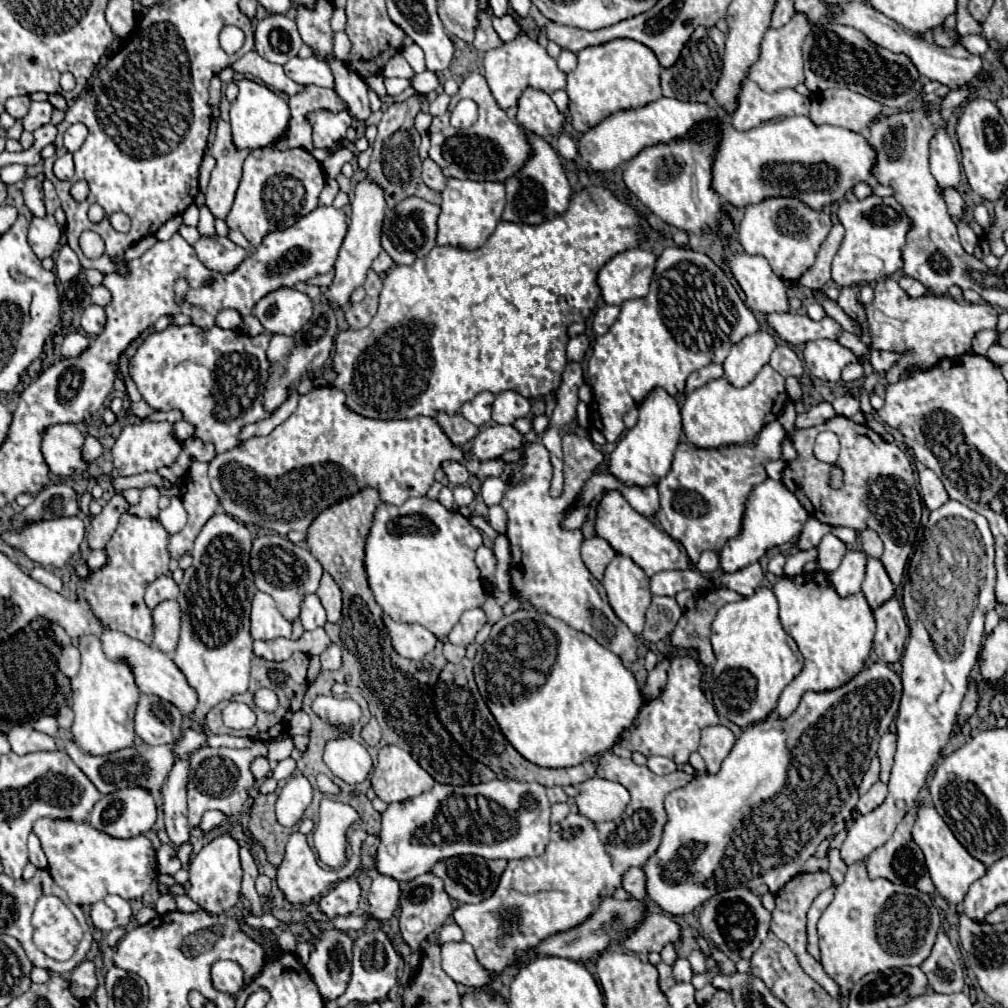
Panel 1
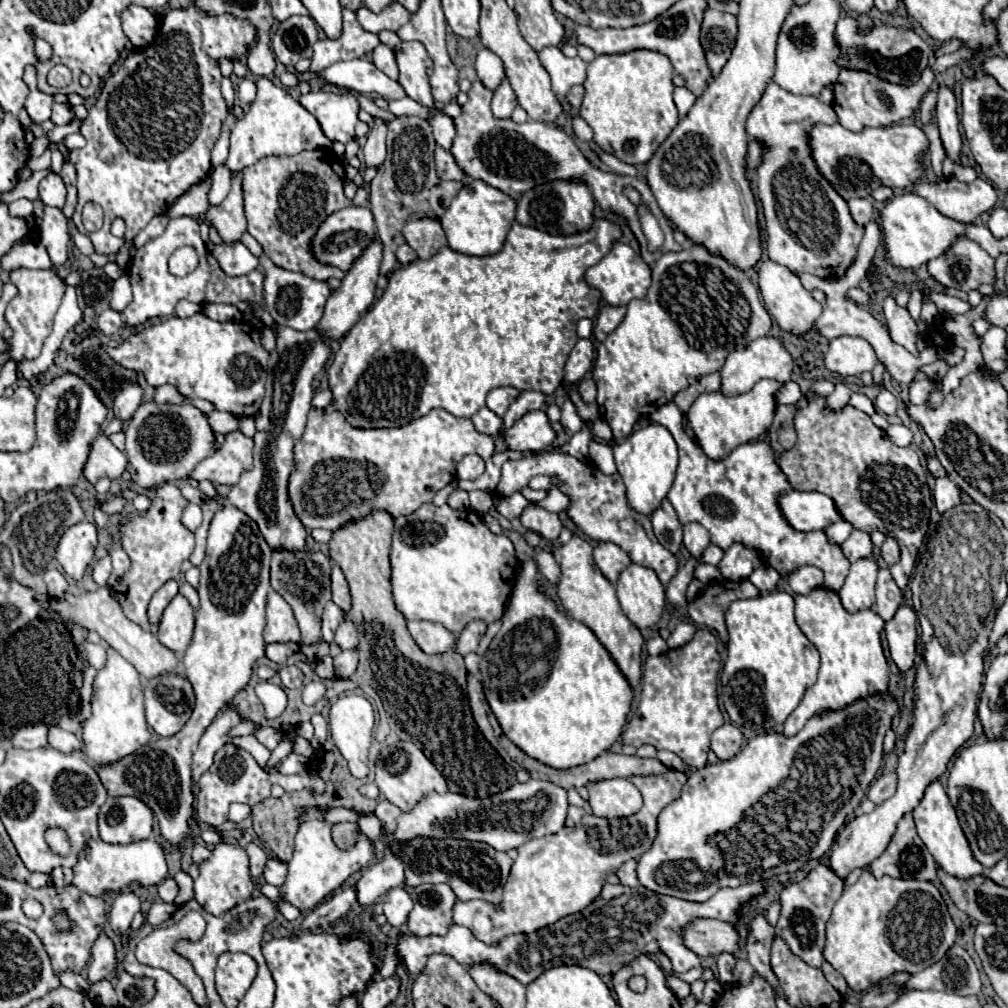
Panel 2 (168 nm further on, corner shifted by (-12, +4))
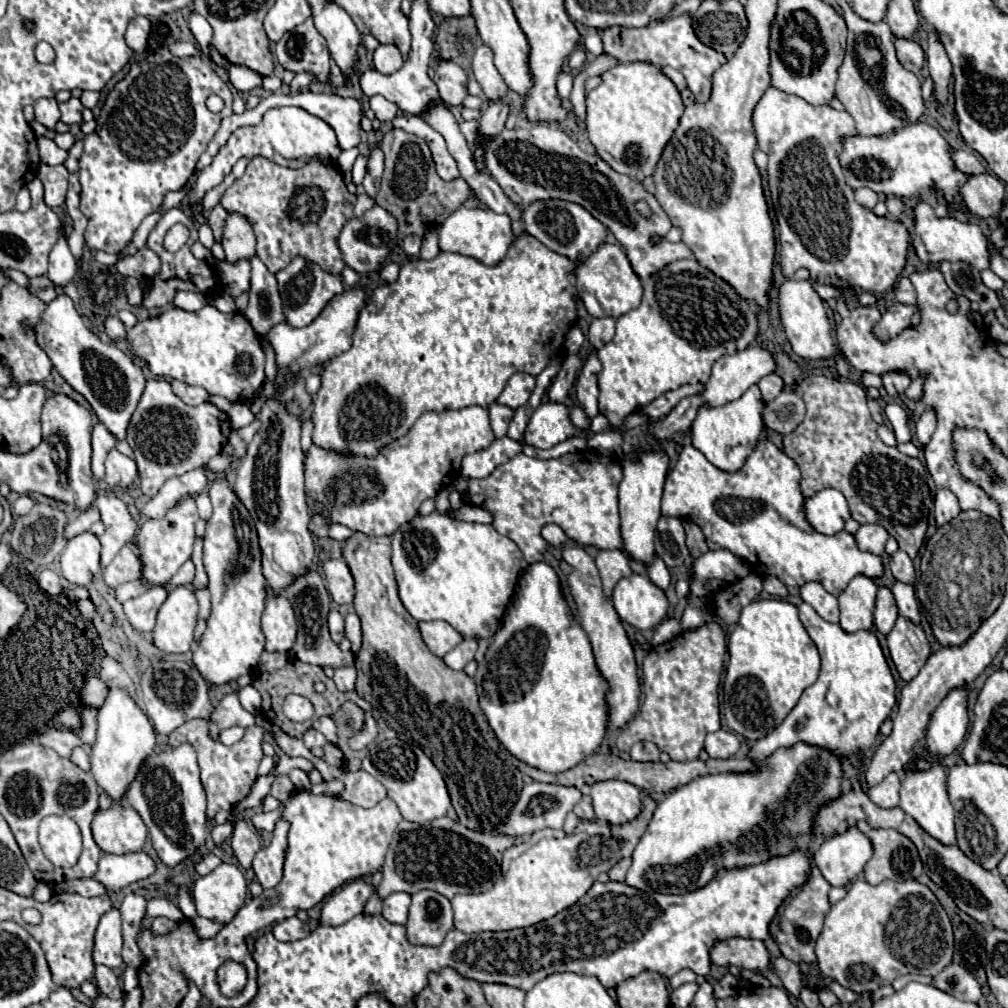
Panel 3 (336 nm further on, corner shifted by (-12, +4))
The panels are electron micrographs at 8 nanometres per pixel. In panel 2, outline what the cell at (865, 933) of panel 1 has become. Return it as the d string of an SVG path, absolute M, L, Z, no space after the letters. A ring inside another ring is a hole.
M864 870L856 884L846 886L840 900L834 904L832 916L826 924L824 958L846 978L854 992L864 992L878 980L894 972L920 972L938 962L948 948L956 942L958 930L948 914L940 890L932 882L920 880L896 880L890 876L874 878L870 870Z

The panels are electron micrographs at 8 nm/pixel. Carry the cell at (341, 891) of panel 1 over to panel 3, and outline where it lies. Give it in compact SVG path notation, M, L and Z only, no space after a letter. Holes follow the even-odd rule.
M294 916L294 918L288 918L288 920L278 922L272 932L274 932L276 940L280 940L280 942L292 942L292 940L300 940L300 938L308 936L316 926L318 926L316 920L312 920L310 924L304 924L304 922L300 922Z

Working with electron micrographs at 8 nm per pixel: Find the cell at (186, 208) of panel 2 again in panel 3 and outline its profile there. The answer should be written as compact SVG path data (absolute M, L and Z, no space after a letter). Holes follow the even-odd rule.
M286 106L286 108L272 108L264 114L262 122L258 126L250 126L250 128L238 128L232 132L232 136L228 138L228 142L218 150L218 154L214 156L212 164L208 168L204 168L198 174L196 180L196 188L190 190L188 194L188 202L196 204L202 202L204 194L208 190L212 190L214 186L218 186L230 172L232 166L236 164L238 158L242 156L264 156L280 166L290 166L290 162L304 162L304 160L314 160L318 158L320 162L328 162L328 164L336 164L338 156L340 156L340 146L336 142L336 134L334 130L320 118L308 114L306 110L300 110L296 106Z

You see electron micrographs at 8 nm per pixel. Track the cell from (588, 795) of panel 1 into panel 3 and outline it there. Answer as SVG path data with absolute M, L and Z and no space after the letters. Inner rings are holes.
M604 780L592 784L590 792L598 820L608 824L626 824L640 814L640 792L634 784L622 780Z

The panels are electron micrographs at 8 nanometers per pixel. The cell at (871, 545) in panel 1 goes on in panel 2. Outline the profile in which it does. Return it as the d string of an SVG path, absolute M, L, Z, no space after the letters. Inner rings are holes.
M888 536L886 540L884 540L884 544L882 544L882 548L880 548L880 554L882 554L882 558L884 558L884 562L886 564L894 564L894 562L898 562L898 558L900 558L900 550L898 550L898 542L892 538L892 536Z

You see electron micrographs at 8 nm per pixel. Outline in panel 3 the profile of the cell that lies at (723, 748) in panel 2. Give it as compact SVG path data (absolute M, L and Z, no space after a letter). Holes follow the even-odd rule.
M718 730L706 736L704 750L710 754L710 758L732 758L740 748L740 742L736 734L728 730Z

